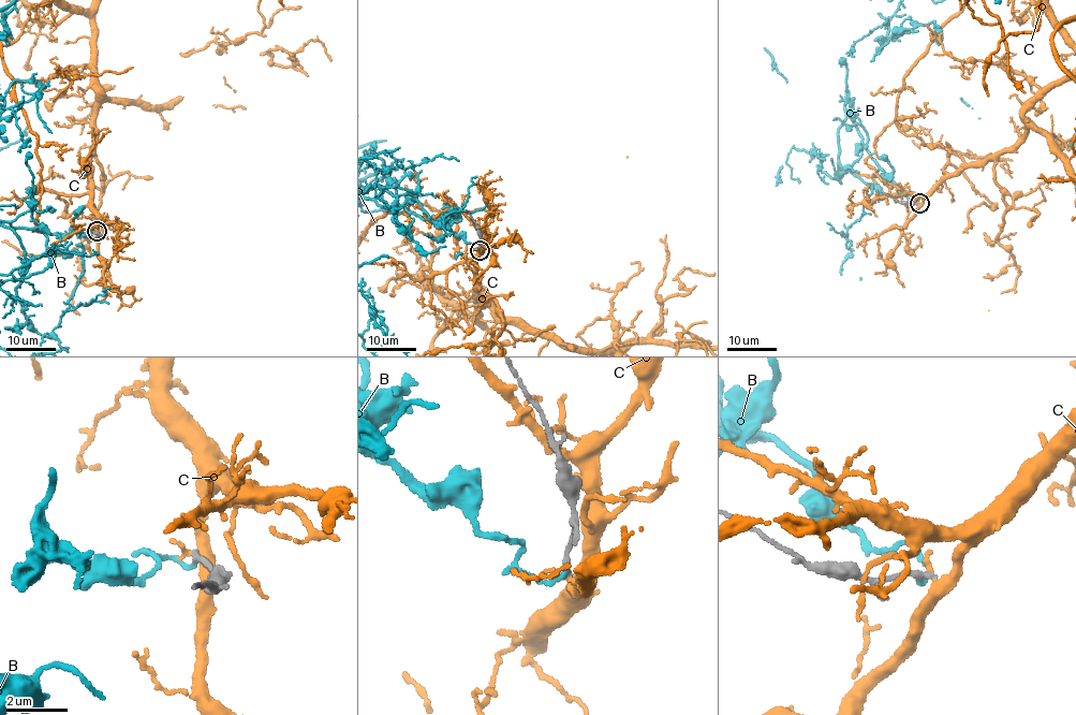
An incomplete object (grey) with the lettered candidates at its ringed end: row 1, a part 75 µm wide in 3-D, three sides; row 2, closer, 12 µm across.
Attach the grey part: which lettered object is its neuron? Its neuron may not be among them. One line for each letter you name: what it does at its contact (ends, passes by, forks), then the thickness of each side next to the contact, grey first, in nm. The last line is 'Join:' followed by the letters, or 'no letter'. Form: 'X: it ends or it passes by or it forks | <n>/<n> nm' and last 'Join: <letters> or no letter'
Join: no letter

